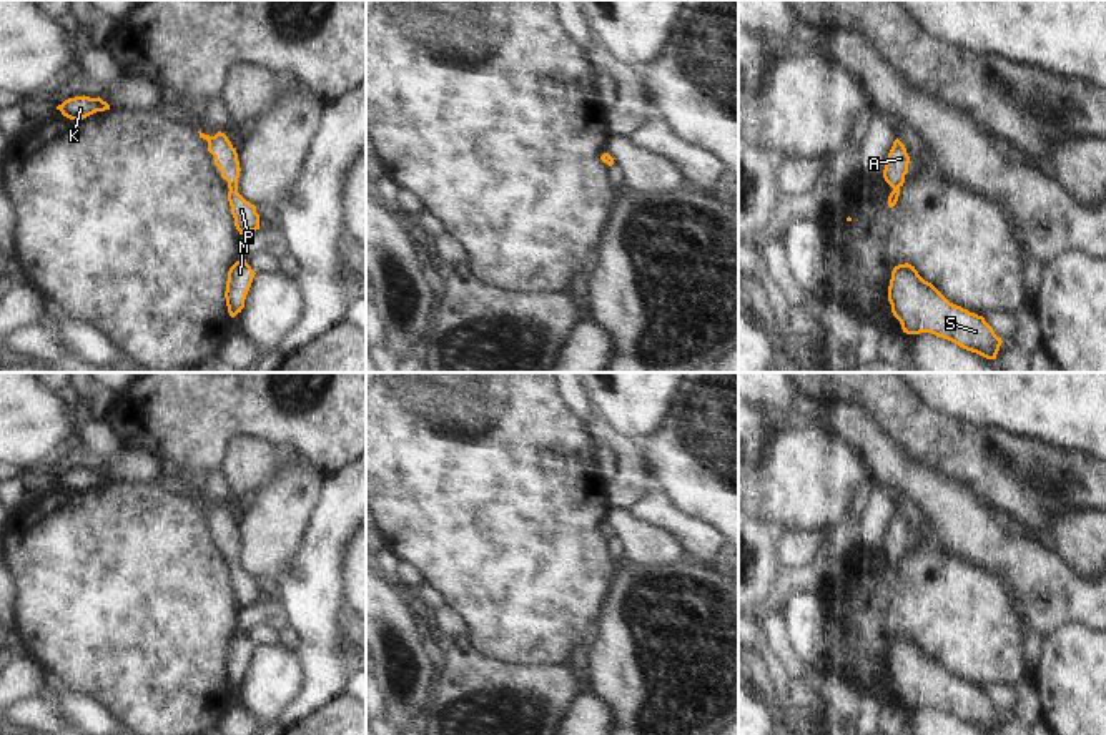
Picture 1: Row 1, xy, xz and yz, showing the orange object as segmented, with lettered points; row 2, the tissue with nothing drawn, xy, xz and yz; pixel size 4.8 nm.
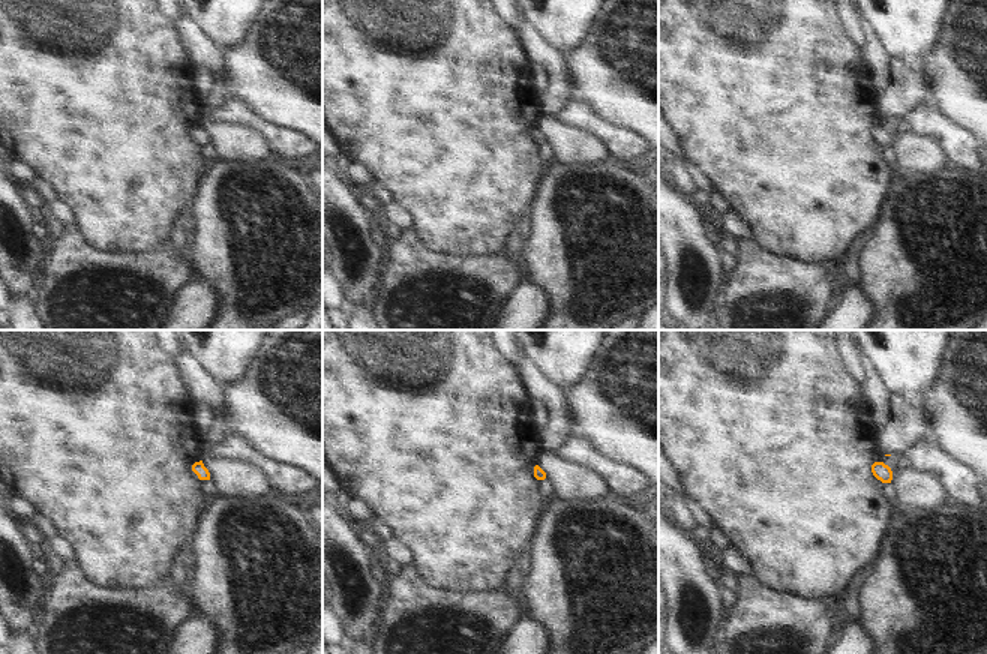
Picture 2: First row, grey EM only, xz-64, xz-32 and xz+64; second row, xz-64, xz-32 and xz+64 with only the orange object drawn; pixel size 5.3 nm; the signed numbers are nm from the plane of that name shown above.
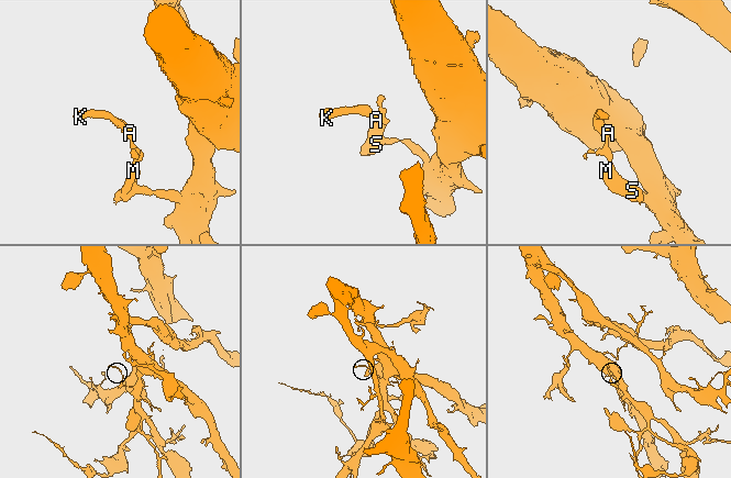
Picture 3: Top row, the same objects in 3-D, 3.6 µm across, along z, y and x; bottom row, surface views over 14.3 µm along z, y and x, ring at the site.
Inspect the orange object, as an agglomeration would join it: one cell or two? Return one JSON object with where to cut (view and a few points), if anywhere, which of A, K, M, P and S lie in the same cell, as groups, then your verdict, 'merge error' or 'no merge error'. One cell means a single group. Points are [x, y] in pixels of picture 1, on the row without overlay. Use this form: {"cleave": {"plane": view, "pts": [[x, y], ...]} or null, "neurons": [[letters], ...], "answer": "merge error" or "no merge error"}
{"cleave": null, "neurons": [["A", "K", "M", "P", "S"]], "answer": "no merge error"}

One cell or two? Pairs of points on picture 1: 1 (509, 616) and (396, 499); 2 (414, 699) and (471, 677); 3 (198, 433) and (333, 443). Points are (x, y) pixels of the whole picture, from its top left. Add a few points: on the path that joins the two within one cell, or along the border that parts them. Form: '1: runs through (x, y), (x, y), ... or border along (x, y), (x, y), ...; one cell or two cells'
1: runs through (484, 587), (424, 527); one cell
2: border along (426, 710), (423, 717); two cells
3: runs through (232, 421), (300, 421); one cell

